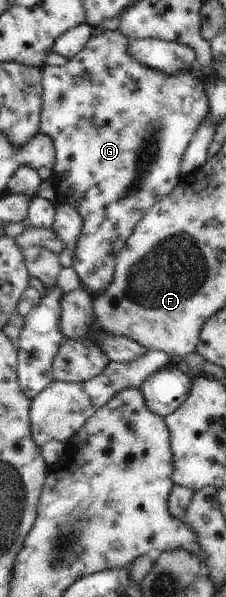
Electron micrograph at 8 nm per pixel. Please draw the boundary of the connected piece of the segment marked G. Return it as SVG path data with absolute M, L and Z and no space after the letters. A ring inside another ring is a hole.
M118 29L115 31L104 30L97 36L92 36L84 45L84 48L76 56L73 56L64 66L47 65L42 68L42 86L43 95L41 106L41 123L39 132L47 134L52 139L55 148L55 165L52 180L57 189L56 204L68 203L77 208L78 214L83 218L83 225L80 236L75 246L74 260L71 264L78 273L84 286L88 286L88 290L92 292L103 293L112 282L115 271L116 257L124 248L128 237L132 234L134 227L144 218L144 215L156 204L163 196L170 194L176 185L182 180L182 159L190 142L194 138L196 131L202 121L209 114L209 98L206 94L207 82L202 75L195 75L192 70L178 71L173 75L168 75L164 71L156 71L147 67L144 63L139 63L131 56L128 45L130 39L124 36ZM184 100L192 100L192 106L188 112L184 112L181 104Z

